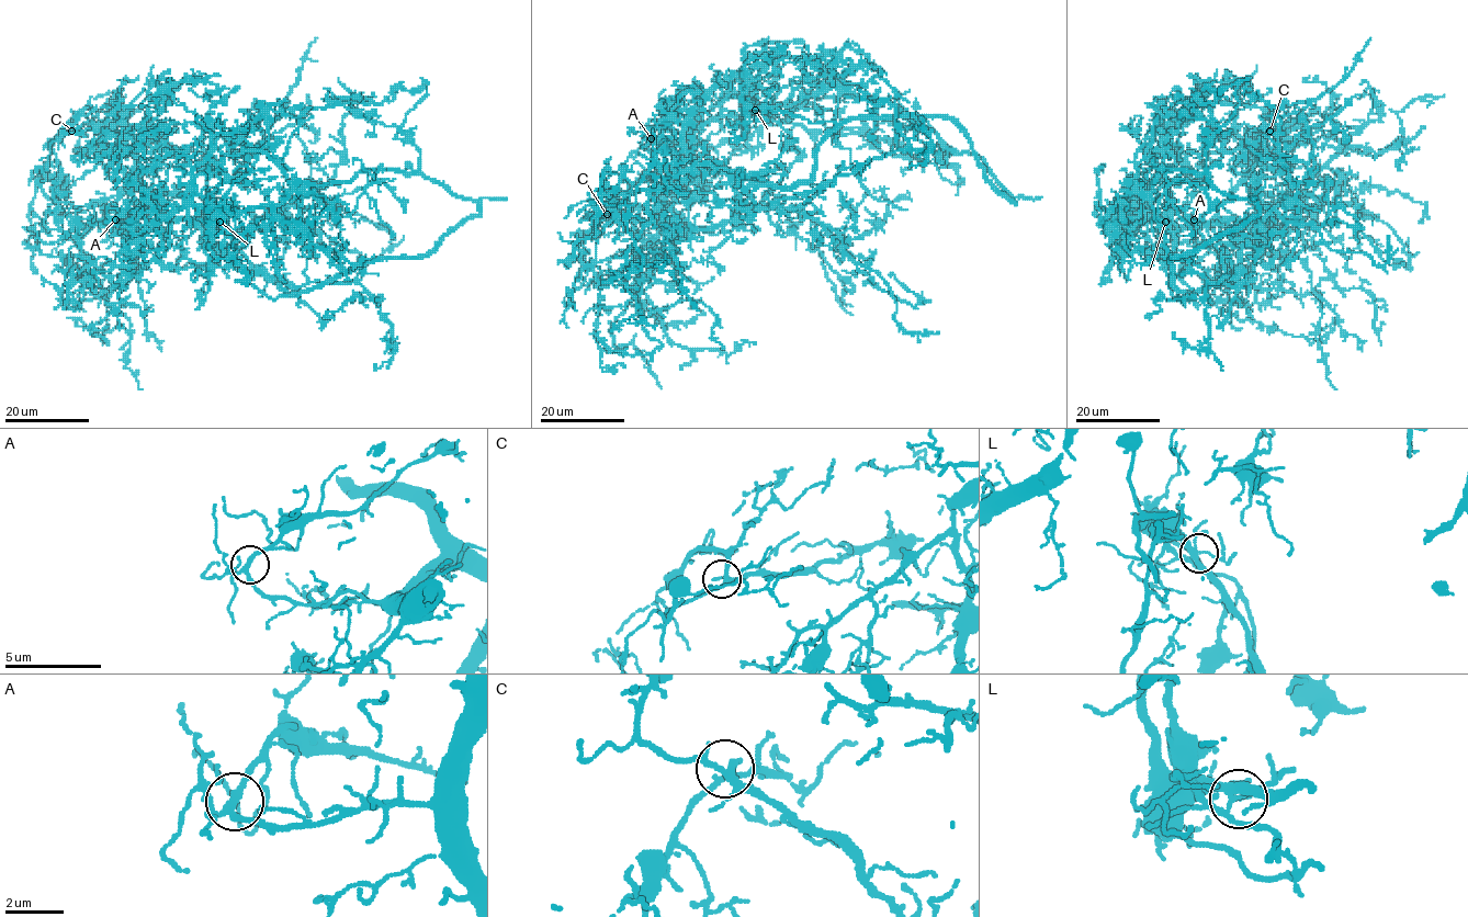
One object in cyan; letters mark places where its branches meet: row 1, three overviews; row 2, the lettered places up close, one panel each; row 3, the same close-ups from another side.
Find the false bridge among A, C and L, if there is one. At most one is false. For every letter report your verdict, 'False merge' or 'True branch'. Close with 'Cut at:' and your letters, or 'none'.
A: False merge
C: True branch
L: True branch
Cut at: A

